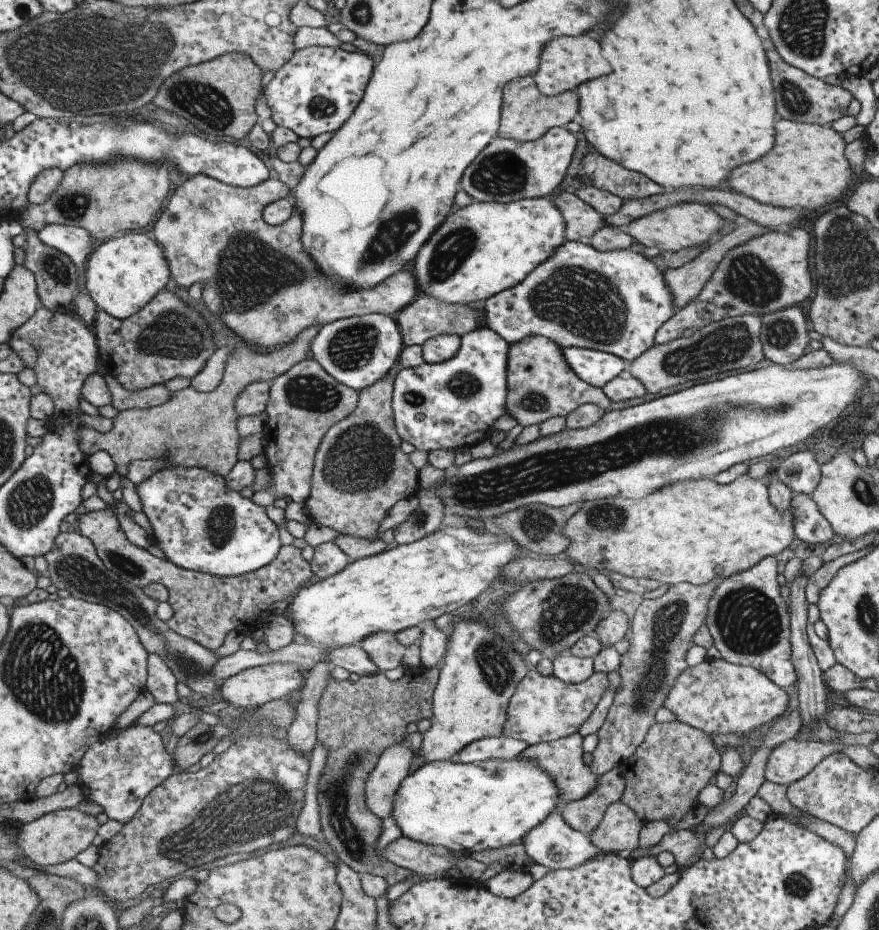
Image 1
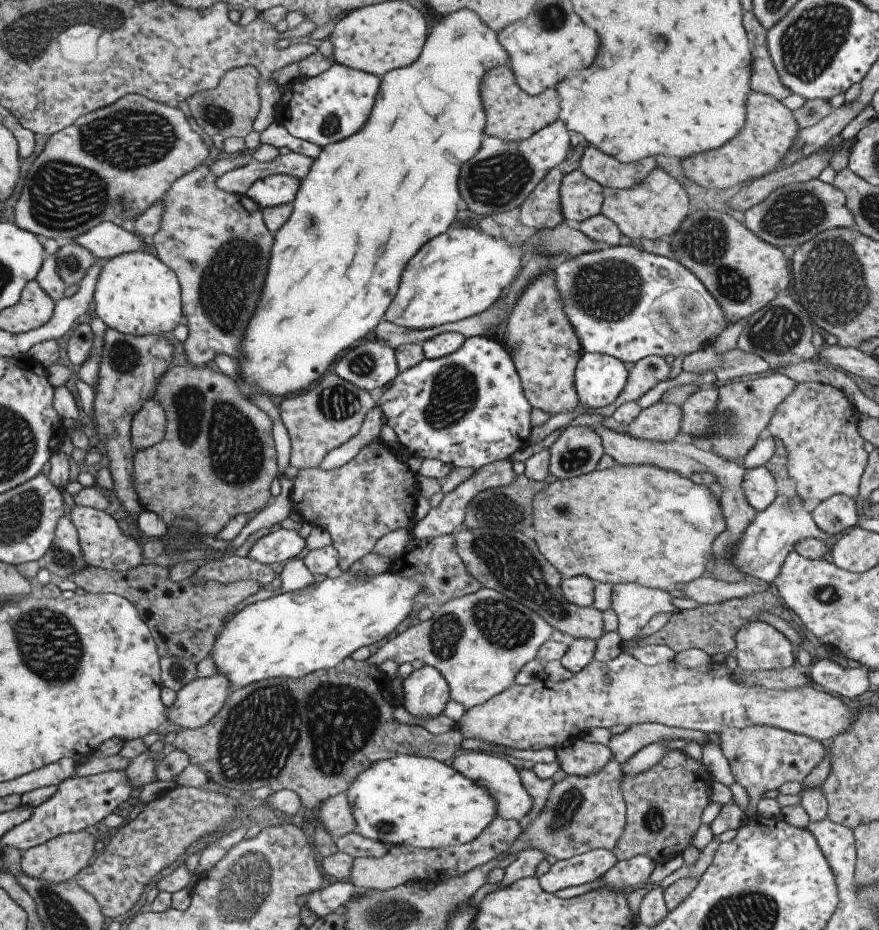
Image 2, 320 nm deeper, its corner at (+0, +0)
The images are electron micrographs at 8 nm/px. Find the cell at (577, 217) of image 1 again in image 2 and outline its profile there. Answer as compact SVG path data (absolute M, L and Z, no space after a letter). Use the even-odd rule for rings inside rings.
M558 167L545 173L541 182L528 194L518 206L519 222L527 228L555 228L561 221L562 213L558 210L558 190L562 174Z

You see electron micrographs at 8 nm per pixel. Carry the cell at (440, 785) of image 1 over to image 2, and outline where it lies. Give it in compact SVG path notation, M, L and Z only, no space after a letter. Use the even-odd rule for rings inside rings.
M415 755L379 759L362 770L345 791L355 821L355 832L386 845L409 845L418 849L443 849L469 842L496 816L494 799L487 791L450 766Z

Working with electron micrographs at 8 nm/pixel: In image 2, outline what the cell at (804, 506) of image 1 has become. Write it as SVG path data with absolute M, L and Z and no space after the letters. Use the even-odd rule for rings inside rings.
M760 466L745 469L740 485L747 504L756 511L762 511L776 497L775 483L772 474L764 466Z

